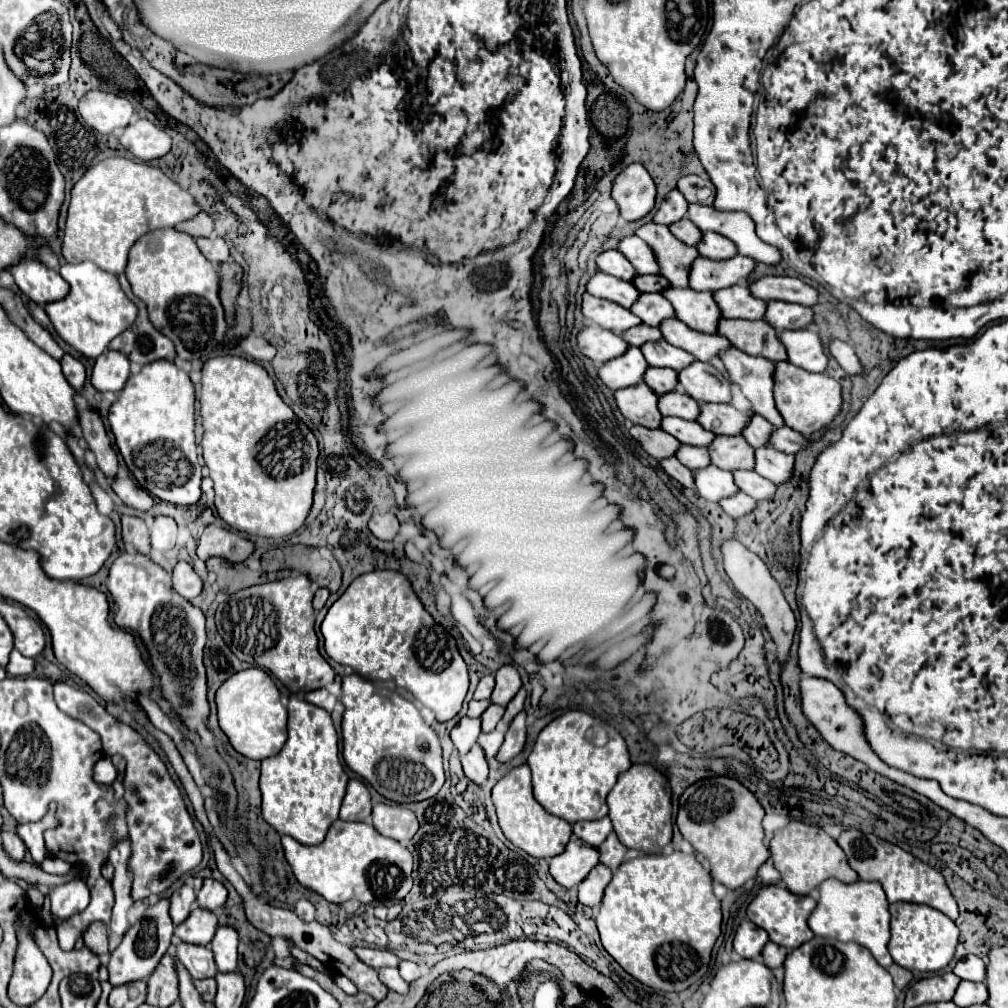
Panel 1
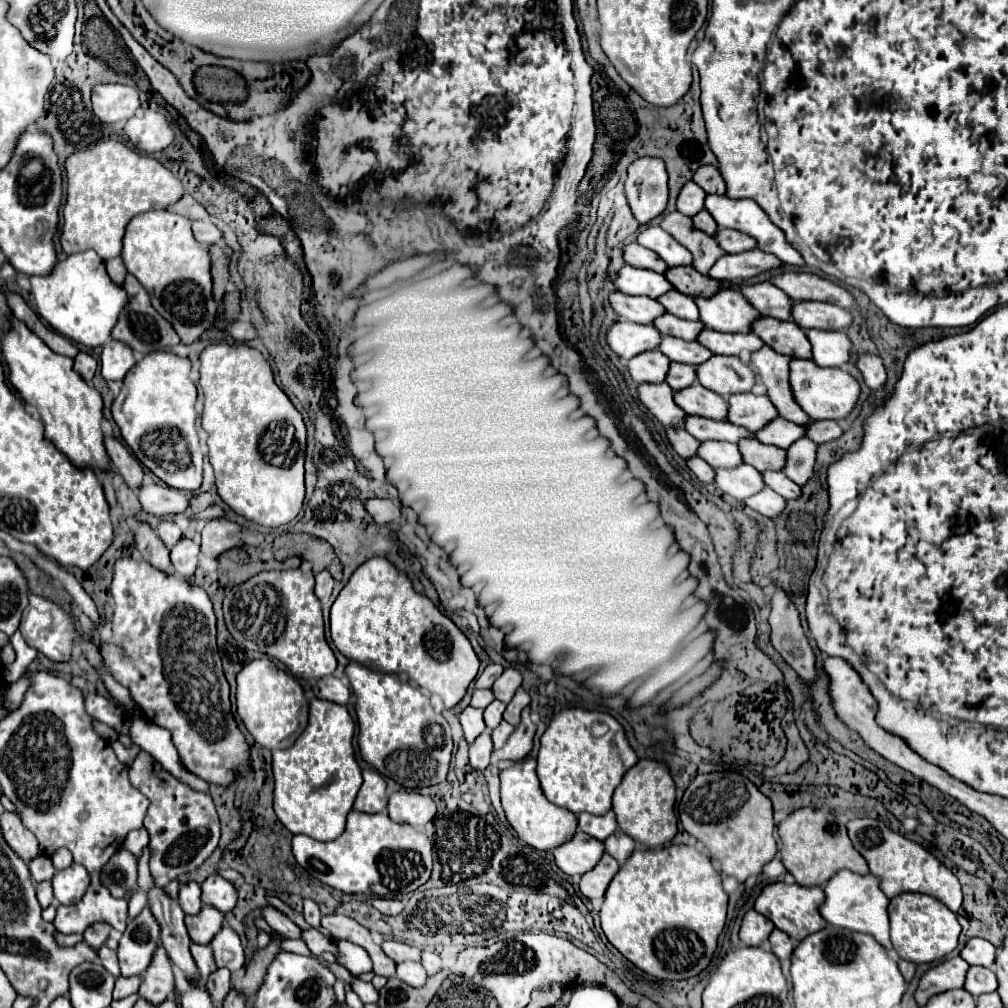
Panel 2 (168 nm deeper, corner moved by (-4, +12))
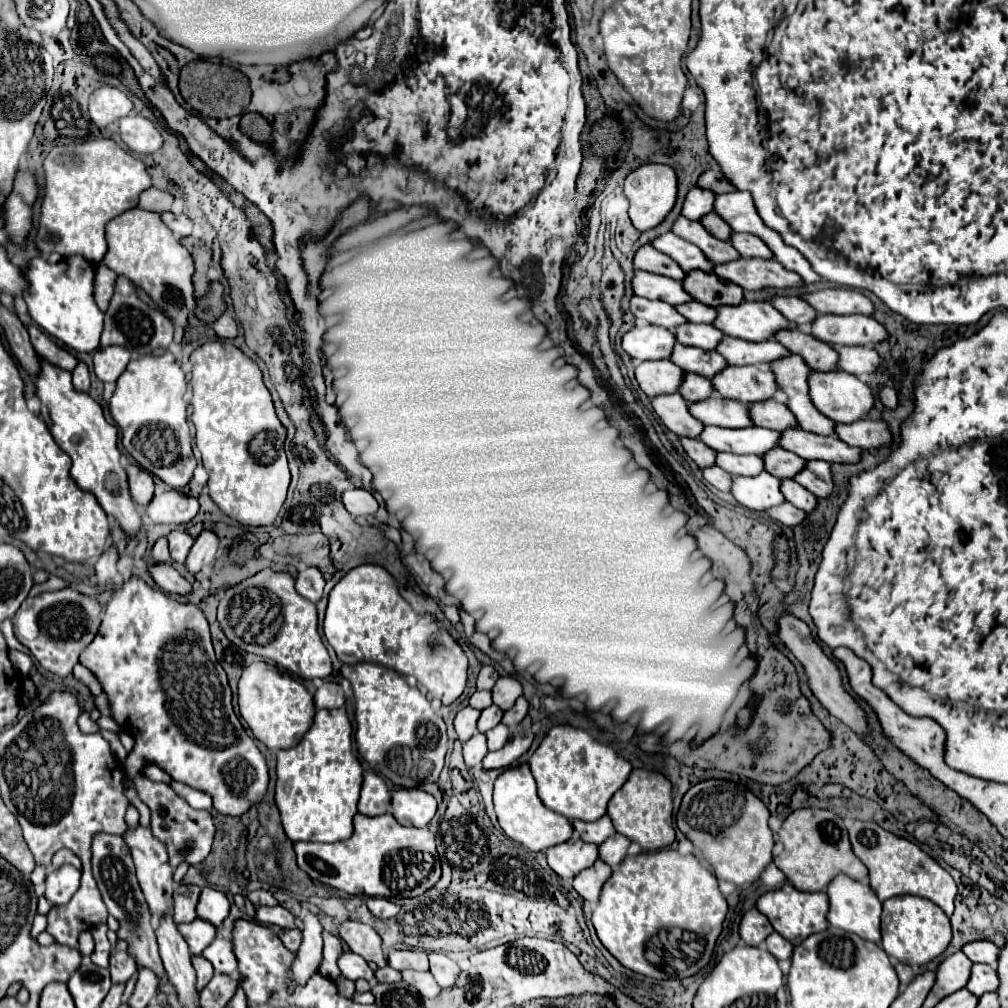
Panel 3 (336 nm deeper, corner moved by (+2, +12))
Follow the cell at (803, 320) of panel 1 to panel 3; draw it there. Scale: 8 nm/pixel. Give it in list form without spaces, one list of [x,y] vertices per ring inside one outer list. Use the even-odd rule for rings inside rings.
[[[817,315],[811,335],[831,345],[867,345],[873,347],[889,339],[887,329],[867,315]]]

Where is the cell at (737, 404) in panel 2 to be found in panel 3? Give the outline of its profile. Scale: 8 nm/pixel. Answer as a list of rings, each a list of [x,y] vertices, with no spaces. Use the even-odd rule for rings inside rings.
[[[775,399],[749,405],[749,413],[757,427],[767,427],[773,431],[785,431],[791,427],[799,429],[799,423],[795,415],[789,411],[789,407],[783,403],[777,403]]]

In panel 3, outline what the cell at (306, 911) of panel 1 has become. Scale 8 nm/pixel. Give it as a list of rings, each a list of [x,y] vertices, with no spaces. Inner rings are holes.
[[[309,913],[303,919],[303,943],[297,951],[297,959],[293,963],[293,985],[297,983],[307,983],[307,979],[313,975],[313,971],[319,969],[321,965],[321,949],[323,949],[323,939],[321,939],[321,923],[319,919]]]

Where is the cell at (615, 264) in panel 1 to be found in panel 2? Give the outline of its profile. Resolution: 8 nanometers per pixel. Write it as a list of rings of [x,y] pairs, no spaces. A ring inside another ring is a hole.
[[[629,243],[629,245],[623,247],[623,261],[631,267],[651,269],[651,271],[657,271],[657,273],[663,273],[667,269],[667,265],[663,263],[663,259],[657,253],[641,247],[639,243]]]

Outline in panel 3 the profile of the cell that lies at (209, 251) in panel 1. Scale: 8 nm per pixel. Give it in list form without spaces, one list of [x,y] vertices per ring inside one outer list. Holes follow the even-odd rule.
[[[165,211],[165,213],[161,213],[161,219],[167,223],[167,227],[173,233],[177,233],[181,237],[191,235],[191,231],[193,231],[193,221],[187,215],[173,215],[173,213]]]

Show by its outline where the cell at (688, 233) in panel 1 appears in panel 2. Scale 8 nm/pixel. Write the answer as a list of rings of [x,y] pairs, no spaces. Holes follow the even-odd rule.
[[[703,209],[703,211],[699,211],[697,215],[693,215],[691,219],[693,219],[695,227],[701,229],[703,233],[707,233],[707,235],[715,235],[715,231],[717,231],[717,223],[715,223],[715,219],[709,215],[709,211]]]

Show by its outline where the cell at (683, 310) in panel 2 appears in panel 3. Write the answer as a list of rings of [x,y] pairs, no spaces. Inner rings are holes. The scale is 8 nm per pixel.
[[[691,301],[685,305],[677,305],[677,311],[691,323],[713,323],[717,317],[717,309],[703,305],[699,301]]]

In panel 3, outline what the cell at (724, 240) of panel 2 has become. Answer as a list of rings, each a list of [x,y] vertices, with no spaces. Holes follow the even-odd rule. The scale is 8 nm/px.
[[[733,233],[731,243],[733,243],[733,247],[735,247],[743,257],[773,259],[773,251],[771,251],[757,235],[749,235],[749,233]]]

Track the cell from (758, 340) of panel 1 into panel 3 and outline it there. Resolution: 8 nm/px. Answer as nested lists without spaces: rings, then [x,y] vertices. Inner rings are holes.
[[[787,329],[787,331],[779,331],[775,339],[781,345],[785,345],[791,353],[801,355],[813,371],[835,371],[837,369],[837,351],[829,343],[823,343],[815,339],[813,335],[807,335],[797,329],[795,331]]]

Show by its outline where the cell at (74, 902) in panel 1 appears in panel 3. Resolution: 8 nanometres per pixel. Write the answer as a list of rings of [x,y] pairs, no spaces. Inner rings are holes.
[[[63,865],[47,875],[45,899],[53,905],[65,905],[79,887],[81,873],[73,865]]]

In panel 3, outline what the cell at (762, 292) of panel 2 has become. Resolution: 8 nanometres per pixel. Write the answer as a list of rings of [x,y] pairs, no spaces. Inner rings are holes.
[[[773,297],[773,307],[779,309],[793,325],[811,325],[817,311],[801,297]]]

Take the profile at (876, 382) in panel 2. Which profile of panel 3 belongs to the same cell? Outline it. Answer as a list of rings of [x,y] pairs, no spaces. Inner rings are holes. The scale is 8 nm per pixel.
[[[891,387],[881,389],[881,391],[879,391],[879,397],[881,397],[881,401],[883,401],[883,405],[885,405],[887,409],[895,409],[895,407],[899,405],[897,393],[895,393],[895,389],[891,389]]]

